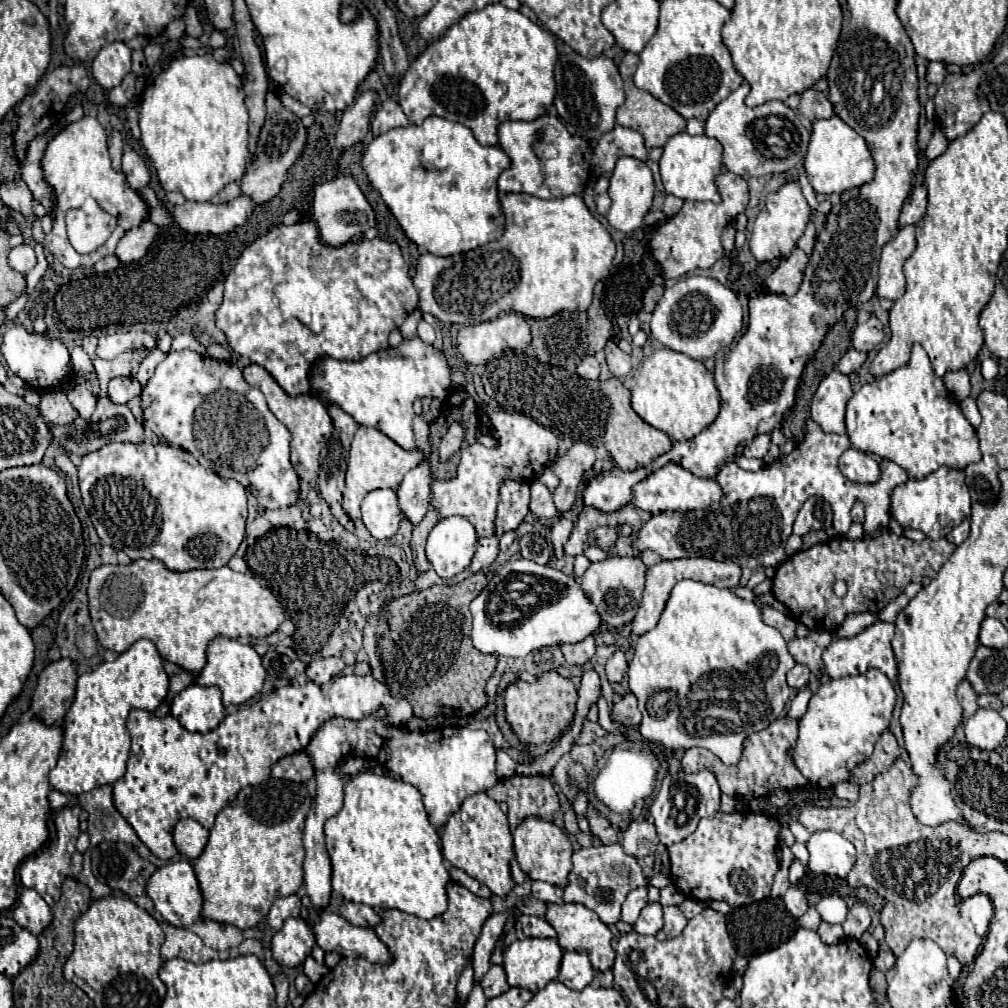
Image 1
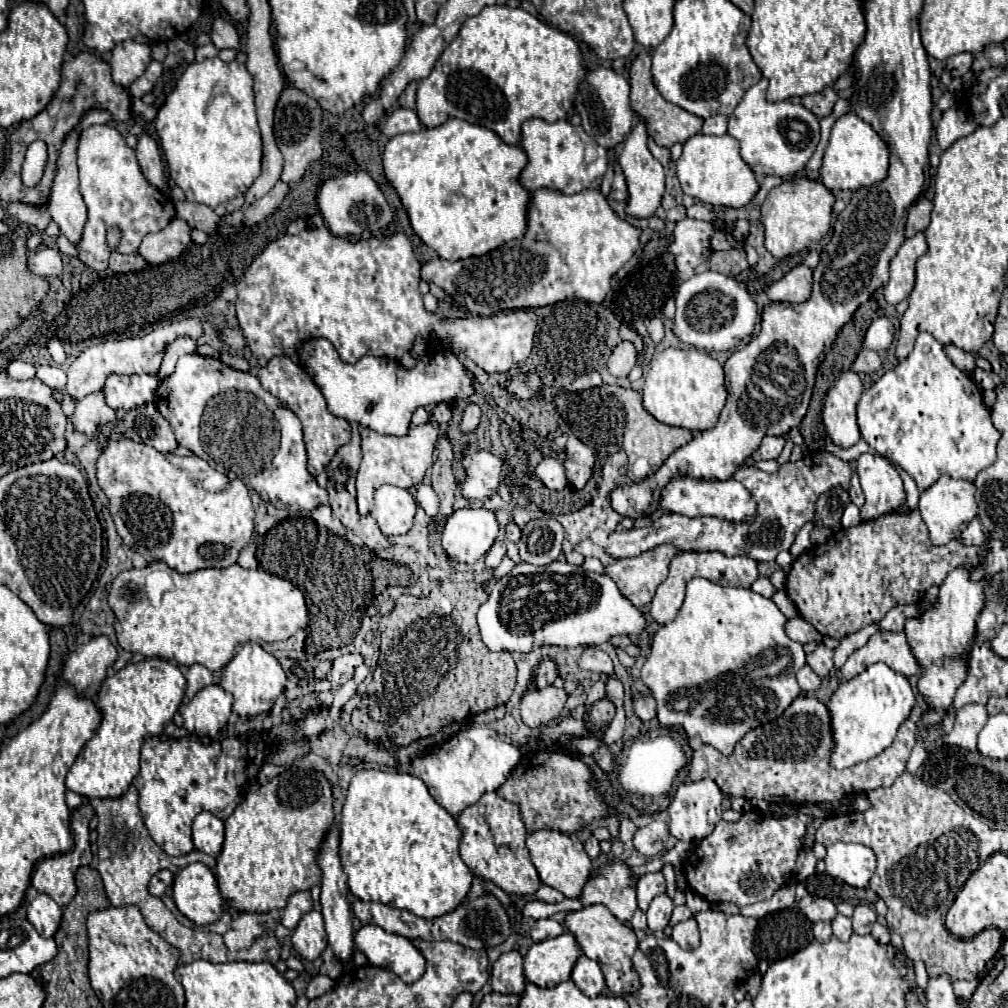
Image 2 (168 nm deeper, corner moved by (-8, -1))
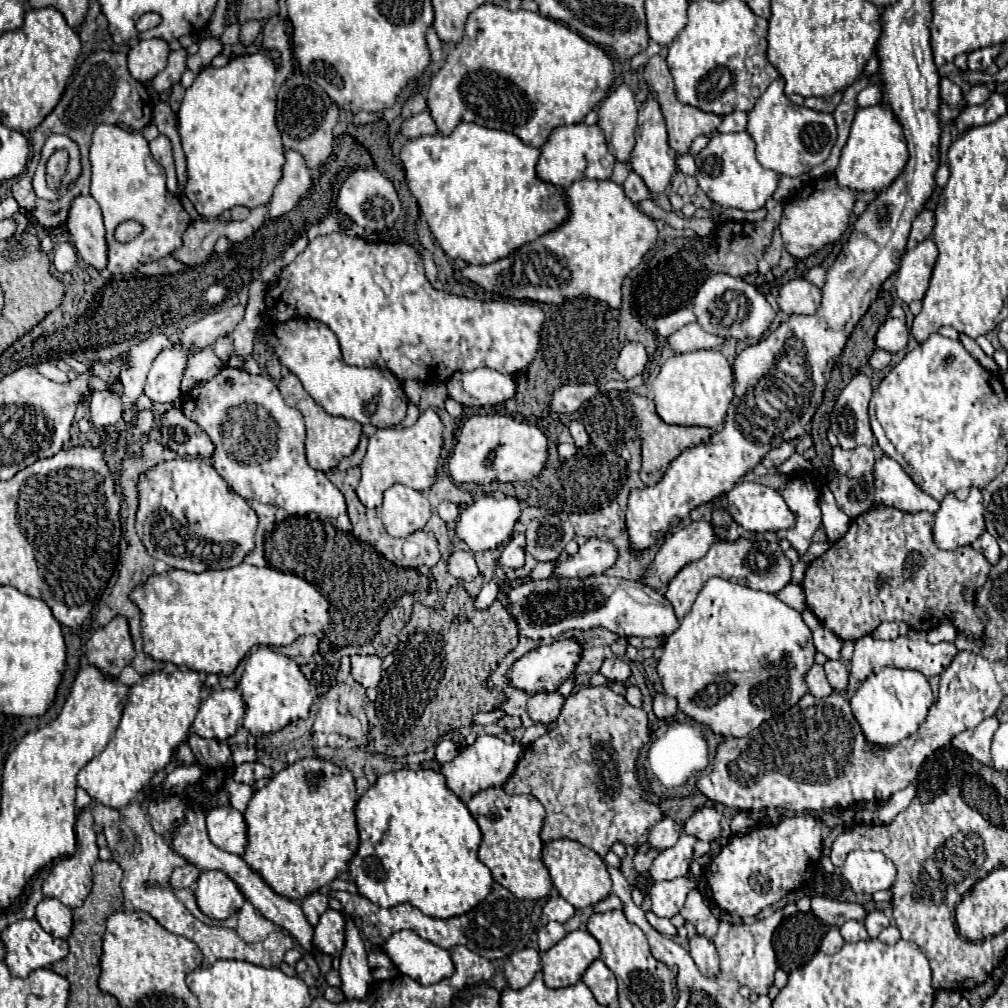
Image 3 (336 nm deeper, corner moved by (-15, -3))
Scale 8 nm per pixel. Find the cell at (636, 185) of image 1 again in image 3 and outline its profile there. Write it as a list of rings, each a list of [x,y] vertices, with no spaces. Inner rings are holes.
[[[648,98],[640,110],[638,110],[638,128],[636,128],[636,146],[632,150],[632,158],[630,158],[632,170],[644,180],[644,184],[648,186],[648,190],[652,192],[652,196],[660,196],[666,186],[670,184],[670,178],[676,170],[674,158],[670,154],[670,146],[668,146],[668,136],[666,136],[666,124],[664,124],[664,116],[660,112],[660,106],[654,98]]]

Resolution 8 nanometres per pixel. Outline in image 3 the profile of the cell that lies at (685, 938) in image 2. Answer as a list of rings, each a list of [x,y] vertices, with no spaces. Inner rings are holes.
[[[700,934],[690,938],[690,956],[696,962],[696,966],[700,968],[700,972],[704,972],[704,976],[716,976],[718,952],[710,938],[700,936]]]

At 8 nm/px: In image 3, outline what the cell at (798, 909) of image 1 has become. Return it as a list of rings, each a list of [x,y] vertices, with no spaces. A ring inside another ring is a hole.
[[[812,898],[812,912],[828,926],[842,926],[846,920],[864,920],[866,910],[854,902],[838,902],[830,898]]]

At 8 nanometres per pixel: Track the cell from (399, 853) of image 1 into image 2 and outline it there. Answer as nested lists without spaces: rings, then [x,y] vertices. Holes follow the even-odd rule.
[[[359,770],[349,784],[341,814],[341,866],[347,874],[349,890],[365,902],[383,902],[403,908],[421,918],[437,918],[453,912],[471,890],[473,872],[459,856],[463,832],[457,820],[435,802],[425,782],[413,774]]]

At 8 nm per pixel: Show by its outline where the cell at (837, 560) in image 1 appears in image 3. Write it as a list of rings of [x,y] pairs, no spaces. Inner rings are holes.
[[[874,506],[874,508],[870,508],[868,512],[864,512],[864,514],[860,514],[858,518],[854,518],[852,524],[850,524],[850,530],[848,530],[838,542],[834,542],[822,556],[818,556],[816,560],[810,562],[810,566],[806,568],[804,580],[802,580],[802,590],[804,590],[804,594],[806,594],[806,606],[818,616],[818,620],[822,622],[822,626],[826,624],[824,628],[828,628],[828,630],[830,630],[834,636],[838,636],[840,640],[858,640],[858,638],[862,638],[862,636],[866,636],[866,634],[872,634],[872,632],[874,632],[882,622],[886,622],[886,620],[902,620],[902,622],[908,622],[910,628],[914,628],[914,630],[932,630],[932,628],[936,628],[938,624],[946,622],[950,616],[954,618],[954,626],[956,626],[958,632],[978,636],[978,634],[982,634],[982,630],[984,630],[982,612],[980,612],[974,604],[968,604],[968,602],[962,598],[962,588],[964,588],[964,586],[972,586],[972,588],[980,590],[982,584],[984,584],[986,578],[988,578],[990,568],[992,568],[992,564],[984,558],[984,554],[982,554],[982,552],[976,552],[972,546],[960,546],[960,548],[956,548],[956,550],[952,550],[952,552],[940,550],[940,548],[934,544],[934,540],[932,540],[932,514],[930,514],[930,512],[910,514],[910,512],[900,512],[900,510],[896,510],[896,508],[876,508],[876,506]]]

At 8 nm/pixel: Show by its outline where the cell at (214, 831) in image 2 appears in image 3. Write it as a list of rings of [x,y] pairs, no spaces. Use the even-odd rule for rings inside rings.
[[[232,806],[212,808],[206,812],[210,842],[230,854],[242,854],[246,846],[246,824],[242,812]]]

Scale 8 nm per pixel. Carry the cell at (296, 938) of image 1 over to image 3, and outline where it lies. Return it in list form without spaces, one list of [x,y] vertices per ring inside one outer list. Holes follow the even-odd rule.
[[[328,908],[314,928],[312,944],[320,954],[338,956],[344,946],[344,914]]]

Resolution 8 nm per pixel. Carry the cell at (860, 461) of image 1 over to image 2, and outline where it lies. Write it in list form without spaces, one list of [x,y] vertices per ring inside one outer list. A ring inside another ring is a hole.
[[[861,454],[859,478],[865,494],[861,508],[863,520],[873,520],[895,512],[907,504],[907,494],[897,468],[879,454]]]

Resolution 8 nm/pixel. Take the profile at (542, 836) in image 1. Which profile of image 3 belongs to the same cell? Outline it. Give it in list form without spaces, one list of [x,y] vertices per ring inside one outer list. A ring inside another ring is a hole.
[[[568,838],[550,840],[542,848],[542,860],[544,860],[544,866],[550,872],[554,888],[574,908],[592,906],[592,904],[604,900],[612,892],[612,882],[610,882],[604,860],[596,852],[592,852],[590,848],[582,846],[580,842],[574,842],[574,840],[568,840]]]

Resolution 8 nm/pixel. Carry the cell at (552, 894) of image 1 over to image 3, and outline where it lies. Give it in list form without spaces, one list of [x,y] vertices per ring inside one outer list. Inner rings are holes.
[[[552,894],[542,910],[542,922],[550,922],[550,920],[556,920],[556,922],[566,922],[568,918],[572,918],[576,912],[576,908],[572,904],[568,904],[562,896],[558,894]]]

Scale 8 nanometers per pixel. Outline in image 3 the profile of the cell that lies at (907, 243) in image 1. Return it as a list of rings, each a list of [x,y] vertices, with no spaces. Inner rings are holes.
[[[926,238],[914,250],[908,250],[902,256],[900,268],[894,278],[894,288],[902,302],[910,304],[912,300],[924,298],[936,256],[938,256],[938,248],[930,238]]]

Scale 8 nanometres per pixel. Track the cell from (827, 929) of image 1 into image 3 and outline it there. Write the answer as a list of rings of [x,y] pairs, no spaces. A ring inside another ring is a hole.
[[[848,920],[846,924],[840,926],[840,934],[846,942],[858,942],[858,940],[866,940],[868,934],[866,934],[866,928],[862,922],[858,920]]]

